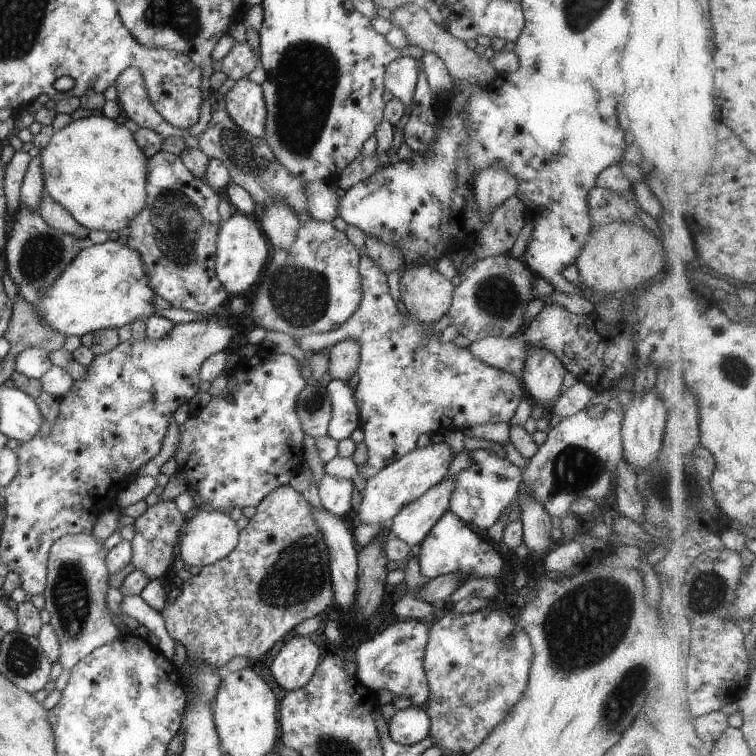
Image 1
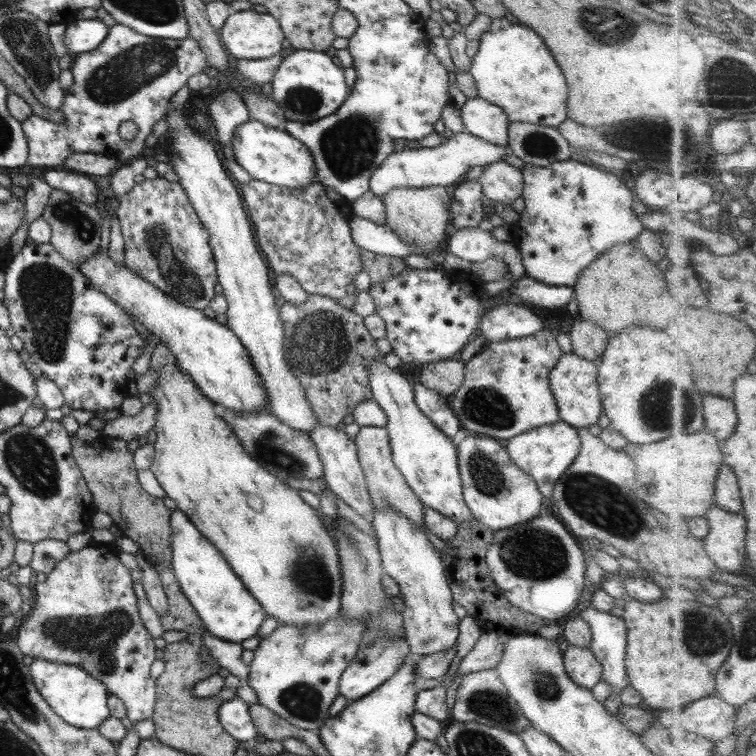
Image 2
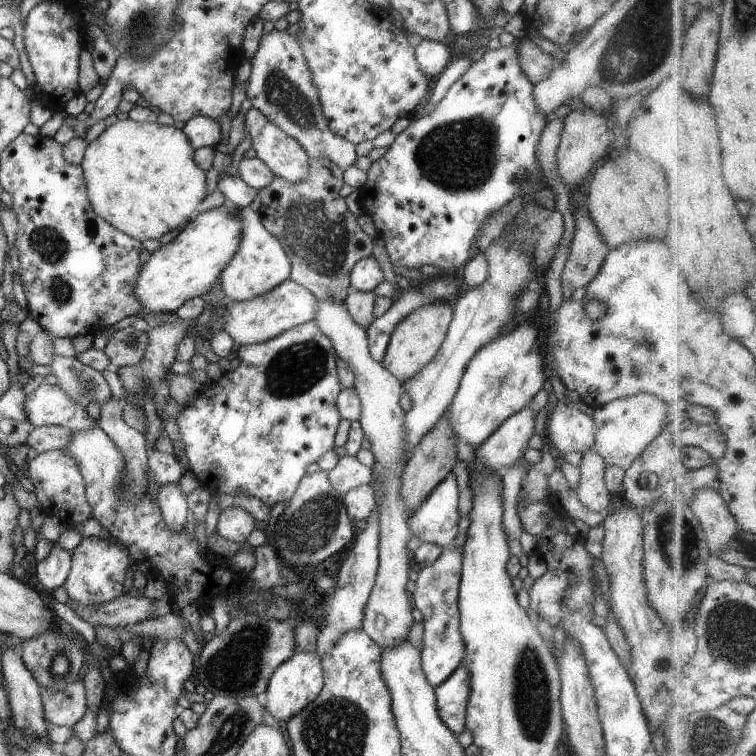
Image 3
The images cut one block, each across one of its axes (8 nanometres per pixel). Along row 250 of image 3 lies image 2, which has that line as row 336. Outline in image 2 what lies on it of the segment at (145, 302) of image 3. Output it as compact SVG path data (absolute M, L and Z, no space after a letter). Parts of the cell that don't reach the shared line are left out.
M98 251L87 258L84 258L80 264L77 264L78 271L85 276L90 284L101 294L104 294L113 304L116 304L124 313L129 315L132 320L136 320L138 324L143 326L147 333L150 332L159 344L165 346L169 350L169 354L173 357L172 362L185 373L195 387L207 397L215 406L223 409L231 410L231 412L261 412L267 408L267 395L259 381L259 377L247 357L247 351L243 349L243 345L239 343L237 337L233 335L230 328L221 325L205 315L196 308L189 308L182 305L179 301L173 300L146 280L143 280L135 271L128 269L124 263L118 264L109 259L105 251Z

